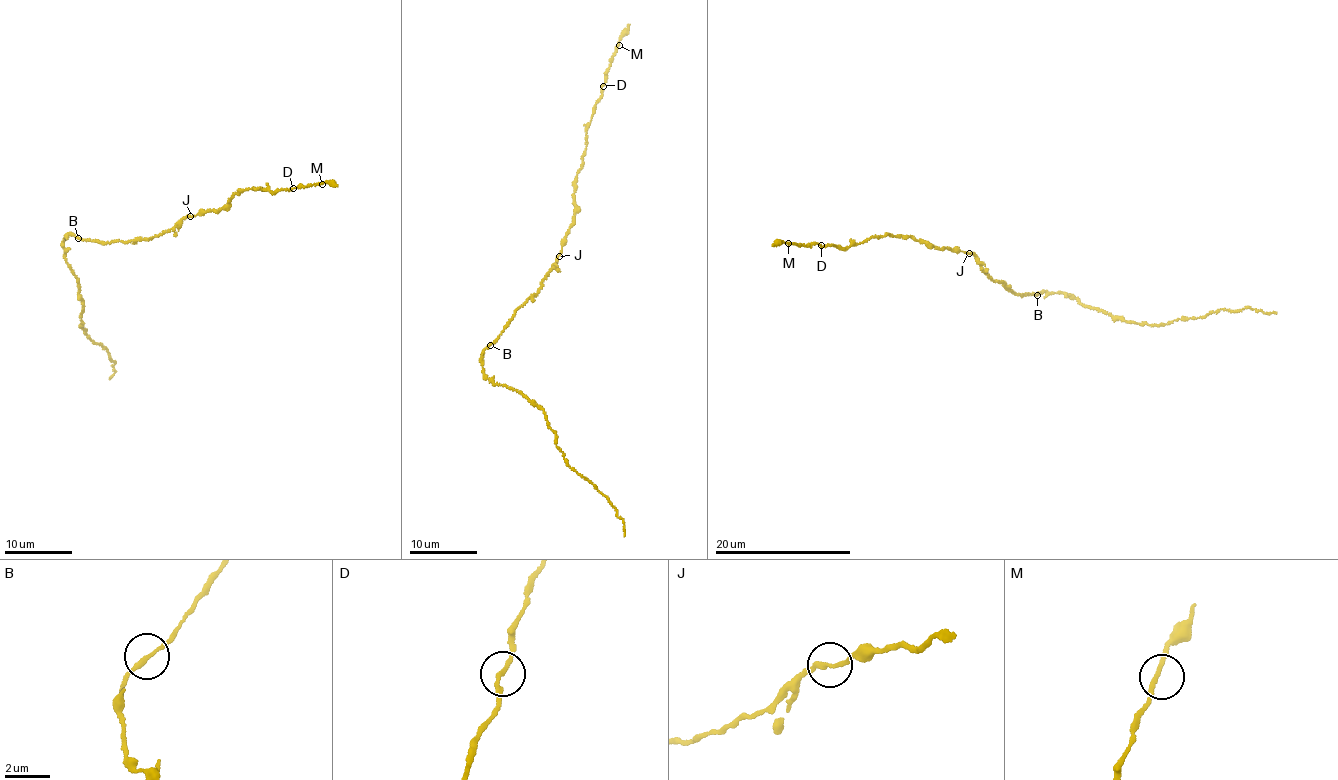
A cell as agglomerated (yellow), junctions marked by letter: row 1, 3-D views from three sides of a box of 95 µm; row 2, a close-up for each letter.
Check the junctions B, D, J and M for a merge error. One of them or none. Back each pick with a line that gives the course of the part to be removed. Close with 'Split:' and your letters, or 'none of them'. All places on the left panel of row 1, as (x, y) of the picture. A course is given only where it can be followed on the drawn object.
Split: none of them

